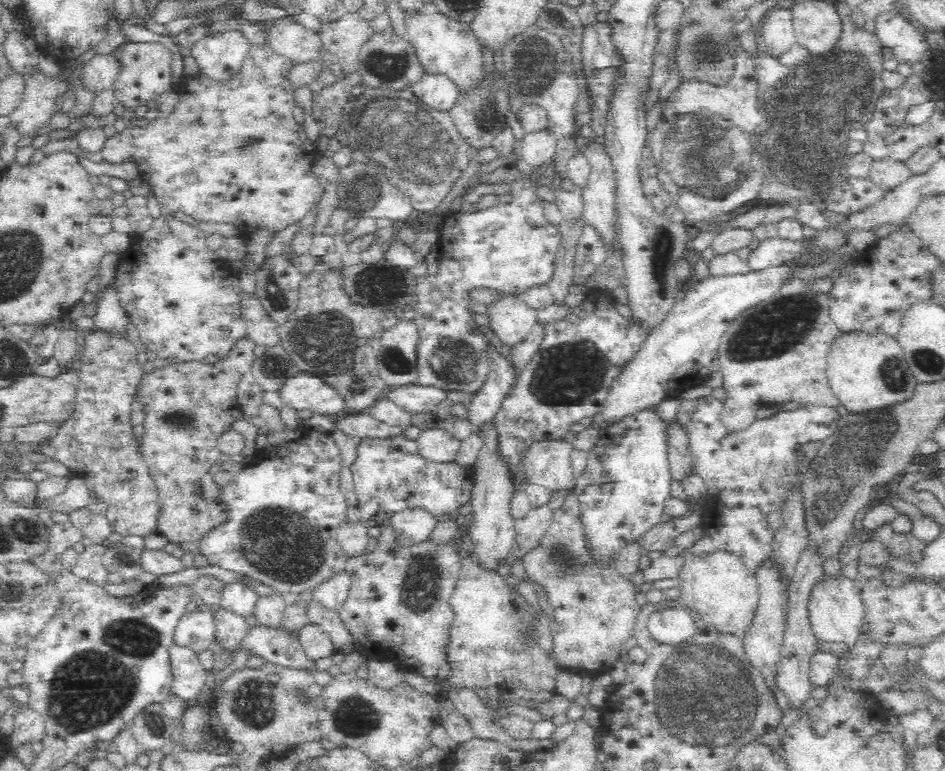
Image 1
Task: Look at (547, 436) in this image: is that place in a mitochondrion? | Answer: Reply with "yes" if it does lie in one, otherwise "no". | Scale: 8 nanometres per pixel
no

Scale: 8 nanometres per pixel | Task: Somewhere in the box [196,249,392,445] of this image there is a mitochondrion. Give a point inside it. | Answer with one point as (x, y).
(324, 342)

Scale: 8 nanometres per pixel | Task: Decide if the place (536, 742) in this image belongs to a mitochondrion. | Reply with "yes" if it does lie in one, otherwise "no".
no

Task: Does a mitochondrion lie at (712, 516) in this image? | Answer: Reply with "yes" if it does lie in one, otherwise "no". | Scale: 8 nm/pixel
no

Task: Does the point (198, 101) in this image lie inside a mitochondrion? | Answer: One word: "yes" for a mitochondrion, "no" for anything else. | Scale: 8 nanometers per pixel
no

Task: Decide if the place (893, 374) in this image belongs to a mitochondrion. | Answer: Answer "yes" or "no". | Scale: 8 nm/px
yes

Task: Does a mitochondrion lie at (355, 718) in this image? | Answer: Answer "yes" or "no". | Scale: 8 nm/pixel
yes

